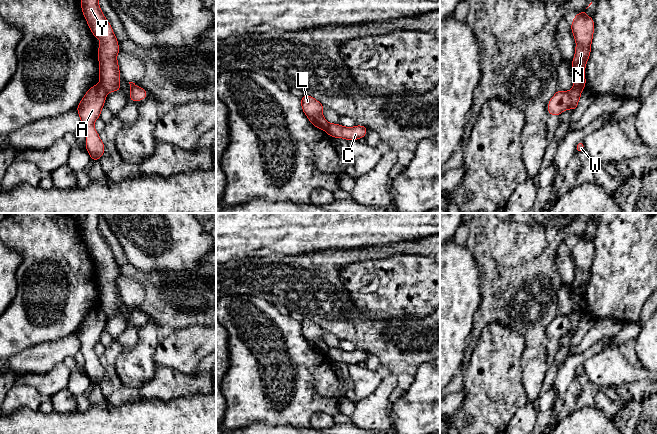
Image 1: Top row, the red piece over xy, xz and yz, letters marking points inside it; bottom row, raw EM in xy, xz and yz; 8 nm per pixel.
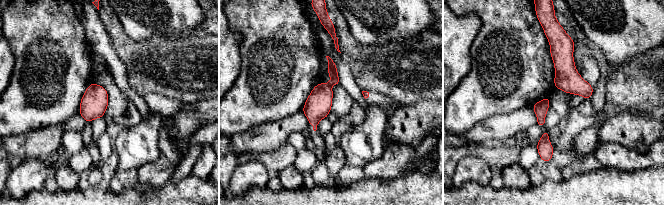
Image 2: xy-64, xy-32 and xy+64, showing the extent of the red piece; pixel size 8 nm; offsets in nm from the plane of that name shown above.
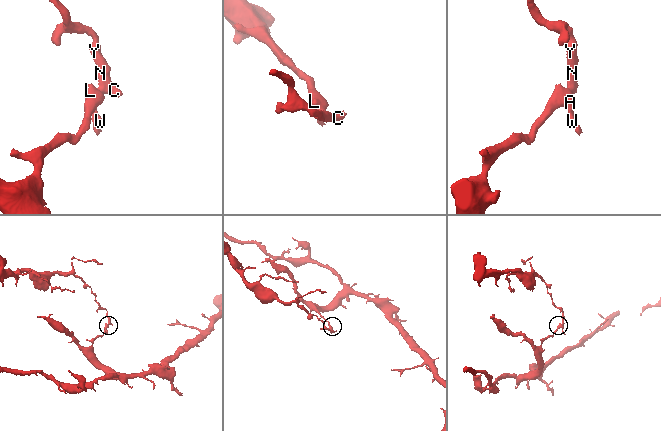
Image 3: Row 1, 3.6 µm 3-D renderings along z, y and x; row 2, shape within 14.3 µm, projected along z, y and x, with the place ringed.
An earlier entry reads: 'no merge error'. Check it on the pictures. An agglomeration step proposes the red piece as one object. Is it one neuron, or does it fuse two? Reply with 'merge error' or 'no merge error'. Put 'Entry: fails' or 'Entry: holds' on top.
Entry: fails
merge error

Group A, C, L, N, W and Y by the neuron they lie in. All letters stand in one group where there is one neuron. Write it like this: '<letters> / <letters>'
A L W / C N Y

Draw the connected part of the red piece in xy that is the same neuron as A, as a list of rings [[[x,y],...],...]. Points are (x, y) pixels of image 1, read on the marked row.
[[[100,84],[94,85],[88,89],[76,109],[81,119],[81,128],[86,135],[86,150],[93,161],[98,161],[105,150],[105,144],[99,138],[94,122],[100,118],[106,96],[107,91]]]

